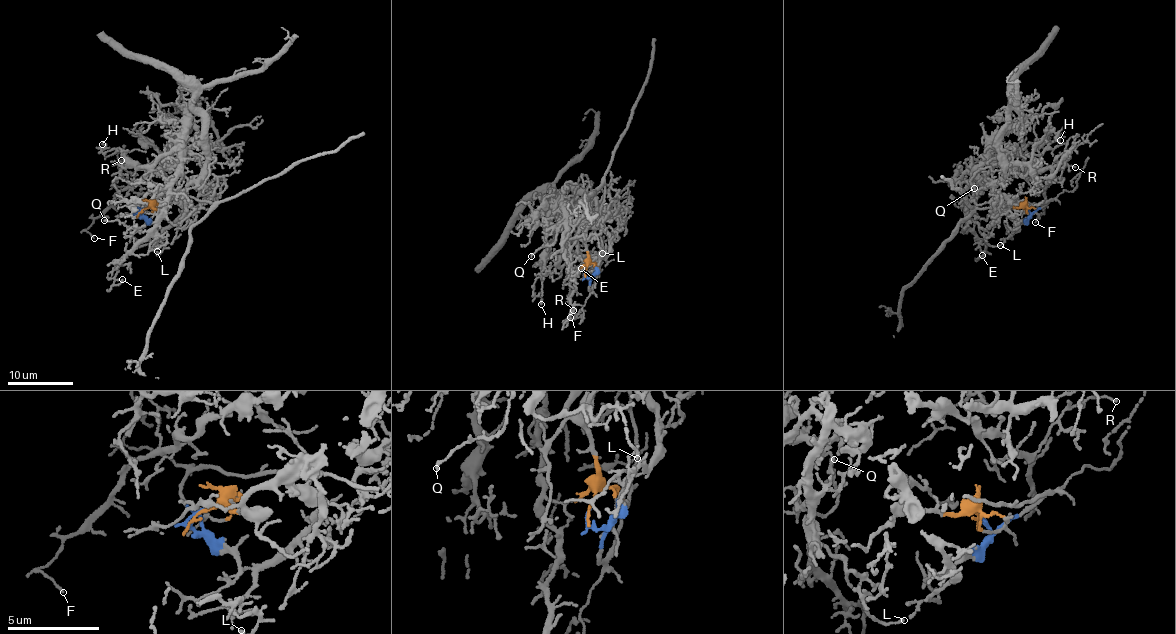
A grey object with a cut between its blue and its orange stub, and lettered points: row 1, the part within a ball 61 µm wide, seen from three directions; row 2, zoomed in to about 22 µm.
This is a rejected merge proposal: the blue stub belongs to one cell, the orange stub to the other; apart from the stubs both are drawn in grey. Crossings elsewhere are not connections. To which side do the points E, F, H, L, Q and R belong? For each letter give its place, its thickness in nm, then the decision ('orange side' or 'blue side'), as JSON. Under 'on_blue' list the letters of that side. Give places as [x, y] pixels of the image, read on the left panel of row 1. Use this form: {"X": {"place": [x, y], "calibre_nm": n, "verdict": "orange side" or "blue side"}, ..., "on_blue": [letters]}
{"E": {"place": [122, 279], "calibre_nm": 160, "verdict": "orange side"}, "F": {"place": [94, 238], "calibre_nm": 110, "verdict": "orange side"}, "H": {"place": [102, 144], "calibre_nm": 190, "verdict": "orange side"}, "L": {"place": [157, 251], "calibre_nm": 110, "verdict": "orange side"}, "Q": {"place": [104, 220], "calibre_nm": 140, "verdict": "orange side"}, "R": {"place": [121, 160], "calibre_nm": 100, "verdict": "orange side"}, "on_blue": []}

